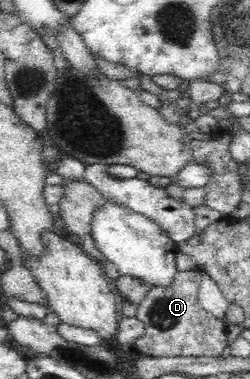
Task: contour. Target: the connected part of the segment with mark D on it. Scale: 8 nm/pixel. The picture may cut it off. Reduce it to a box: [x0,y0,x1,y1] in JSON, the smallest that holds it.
[133,268,228,357]

